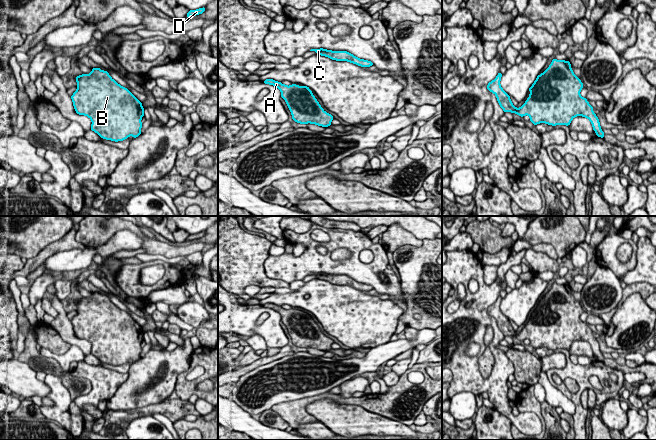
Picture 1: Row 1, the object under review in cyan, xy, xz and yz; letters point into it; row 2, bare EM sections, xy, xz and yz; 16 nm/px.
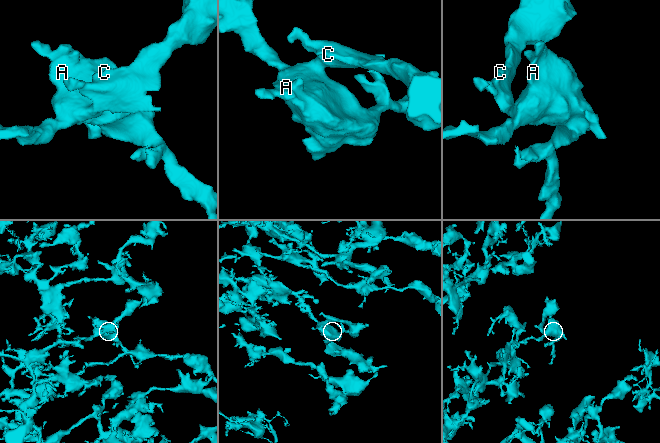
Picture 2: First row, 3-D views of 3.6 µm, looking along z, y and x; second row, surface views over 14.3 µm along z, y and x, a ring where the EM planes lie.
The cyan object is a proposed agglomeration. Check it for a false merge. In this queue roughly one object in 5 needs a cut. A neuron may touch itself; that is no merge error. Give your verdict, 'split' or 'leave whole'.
leave whole

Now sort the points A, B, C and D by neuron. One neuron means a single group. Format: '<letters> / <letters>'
A B C D

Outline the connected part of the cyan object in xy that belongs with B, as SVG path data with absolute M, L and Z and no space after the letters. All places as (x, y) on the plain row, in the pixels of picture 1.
M92 292L90 298L77 299L76 306L77 314L71 320L73 330L77 338L91 343L92 355L103 363L115 366L123 365L130 359L136 362L142 358L142 327L127 312L113 304L107 295Z

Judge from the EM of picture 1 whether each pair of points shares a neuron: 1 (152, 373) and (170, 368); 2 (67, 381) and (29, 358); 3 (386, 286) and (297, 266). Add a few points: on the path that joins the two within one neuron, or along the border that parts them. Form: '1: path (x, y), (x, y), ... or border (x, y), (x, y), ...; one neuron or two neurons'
1: path (157, 368), (163, 361), (168, 363); one neuron
2: path (58, 371), (49, 365), (39, 363); one neuron
3: path (364, 273), (353, 267), (319, 266); one neuron

